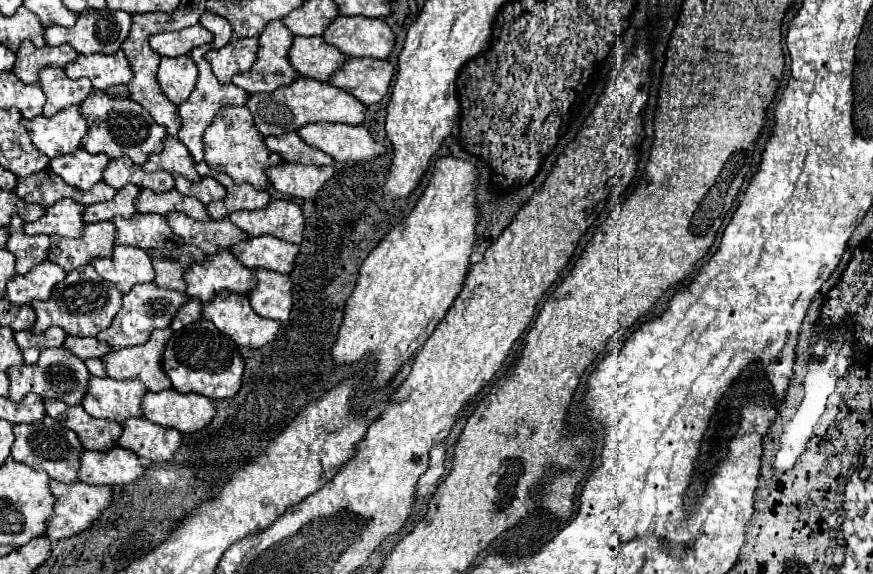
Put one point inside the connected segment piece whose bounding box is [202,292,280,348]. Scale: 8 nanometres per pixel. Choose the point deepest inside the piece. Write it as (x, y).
(232, 313)

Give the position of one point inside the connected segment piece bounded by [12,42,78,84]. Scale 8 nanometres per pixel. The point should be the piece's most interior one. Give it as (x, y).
(29, 60)

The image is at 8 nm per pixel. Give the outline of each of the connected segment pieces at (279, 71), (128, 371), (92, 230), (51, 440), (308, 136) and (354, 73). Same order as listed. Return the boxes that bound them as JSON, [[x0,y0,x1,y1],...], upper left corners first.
[[232,20,298,94],[102,328,172,392],[48,222,114,272],[12,416,82,484],[298,122,386,162],[328,56,394,106]]

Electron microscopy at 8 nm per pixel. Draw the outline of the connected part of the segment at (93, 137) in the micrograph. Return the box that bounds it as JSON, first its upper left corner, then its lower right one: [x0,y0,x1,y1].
[78,90,168,164]

